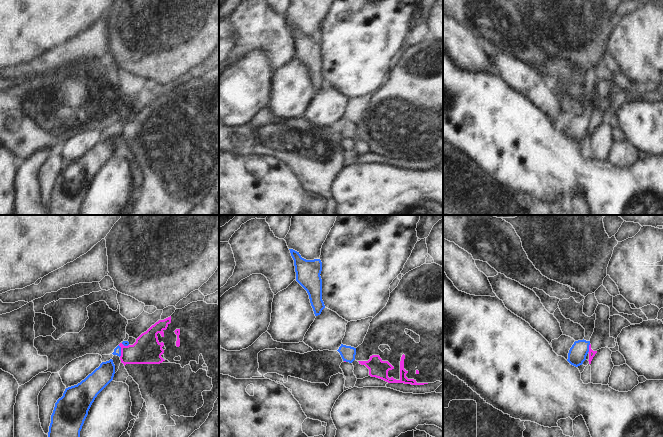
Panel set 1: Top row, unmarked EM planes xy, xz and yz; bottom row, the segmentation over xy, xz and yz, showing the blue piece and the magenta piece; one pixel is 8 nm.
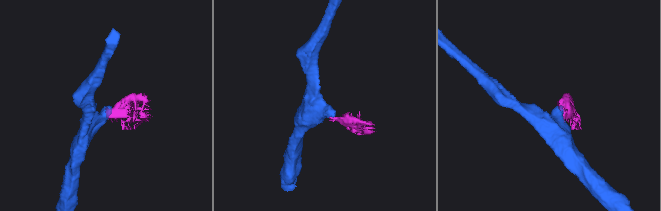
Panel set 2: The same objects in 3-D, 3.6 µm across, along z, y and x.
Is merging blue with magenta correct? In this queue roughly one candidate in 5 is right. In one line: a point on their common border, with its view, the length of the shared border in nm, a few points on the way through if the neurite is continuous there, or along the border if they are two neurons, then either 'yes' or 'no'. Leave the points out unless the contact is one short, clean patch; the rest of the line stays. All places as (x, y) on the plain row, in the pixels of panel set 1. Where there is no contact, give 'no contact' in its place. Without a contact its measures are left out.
xy (120, 127) | 100 nm | no

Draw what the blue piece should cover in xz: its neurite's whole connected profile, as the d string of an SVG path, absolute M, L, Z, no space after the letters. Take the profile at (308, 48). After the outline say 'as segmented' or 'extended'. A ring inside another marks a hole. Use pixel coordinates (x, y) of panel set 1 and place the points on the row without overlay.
M289 25L294 36L296 57L307 67L315 92L325 84L322 76L322 38L320 35L306 36L299 28Z | as segmented

